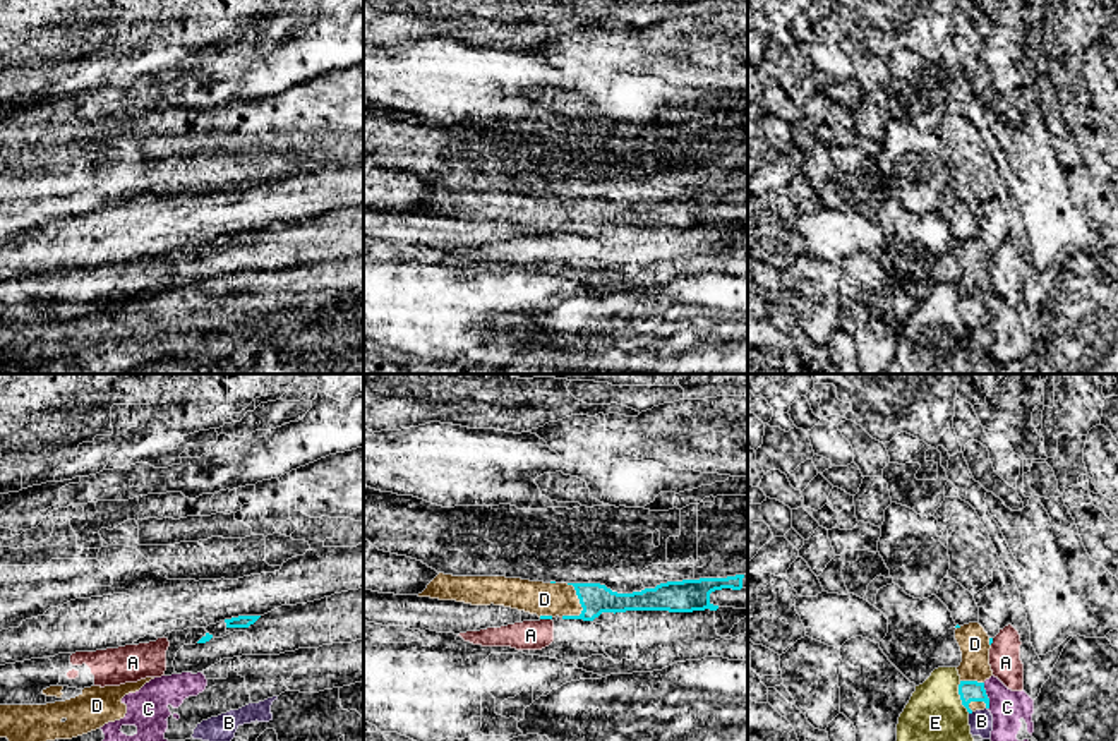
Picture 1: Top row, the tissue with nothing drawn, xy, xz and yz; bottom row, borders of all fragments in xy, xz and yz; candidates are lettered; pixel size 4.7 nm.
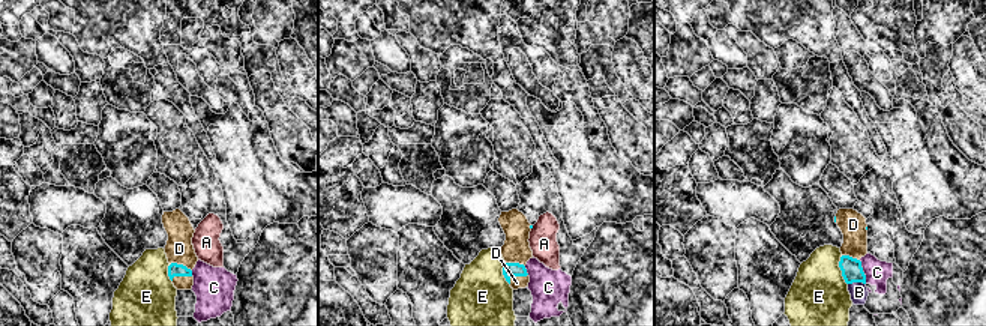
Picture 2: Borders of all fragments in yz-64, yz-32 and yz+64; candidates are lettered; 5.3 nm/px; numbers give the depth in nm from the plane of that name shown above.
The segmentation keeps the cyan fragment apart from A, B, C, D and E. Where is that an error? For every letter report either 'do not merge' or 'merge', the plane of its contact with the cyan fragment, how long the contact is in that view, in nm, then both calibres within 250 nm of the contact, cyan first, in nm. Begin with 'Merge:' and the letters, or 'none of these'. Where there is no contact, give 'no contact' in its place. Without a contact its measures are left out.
Merge: D
A: do not merge; contact in xz; length 60 nm; calibres 20 and 140 nm
B: do not merge; no contact
C: do not merge; contact in yz; length 130 nm; calibres 100 and 160 nm
D: merge; contact in xz; length 170 nm; calibres 140 and 160 nm
E: do not merge; contact in yz; length 160 nm; calibres 100 and 260 nm

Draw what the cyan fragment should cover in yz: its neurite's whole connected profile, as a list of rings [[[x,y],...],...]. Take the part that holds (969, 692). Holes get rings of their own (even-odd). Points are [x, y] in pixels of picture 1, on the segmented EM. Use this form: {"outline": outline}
{"outline": [[[979,623],[955,626],[955,640],[962,652],[962,662],[957,667],[960,676],[959,695],[969,714],[989,708],[989,698],[984,681],[993,676],[989,666],[989,648],[993,638],[988,636]]]}

